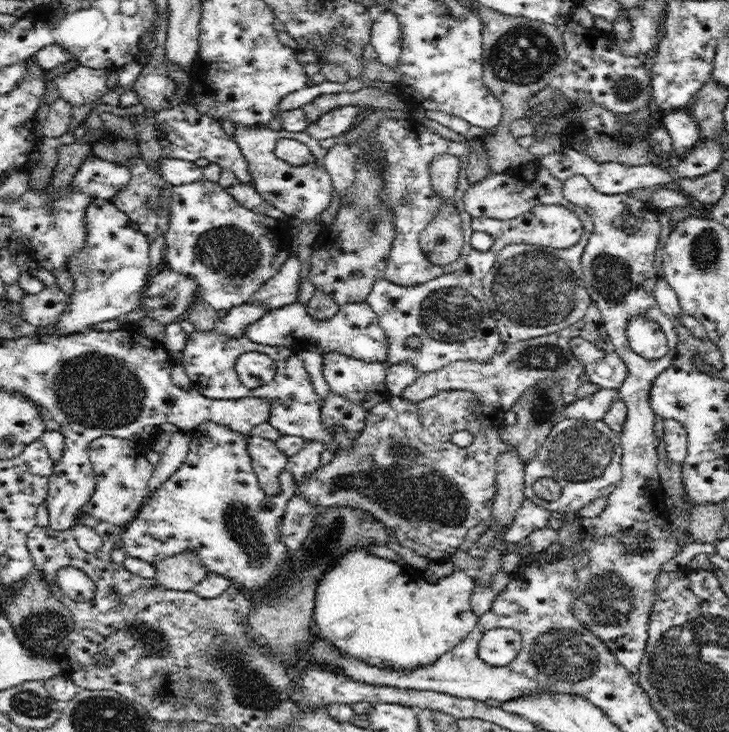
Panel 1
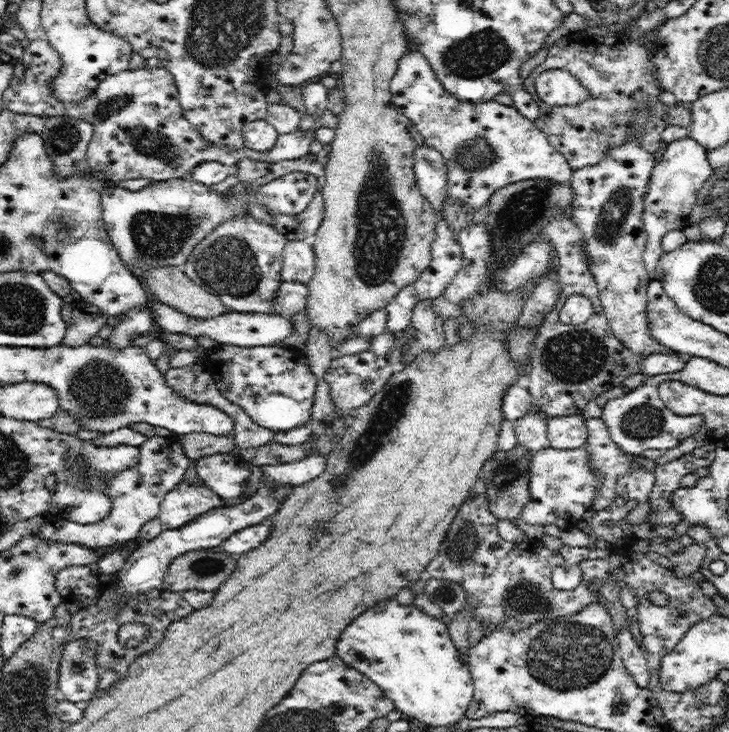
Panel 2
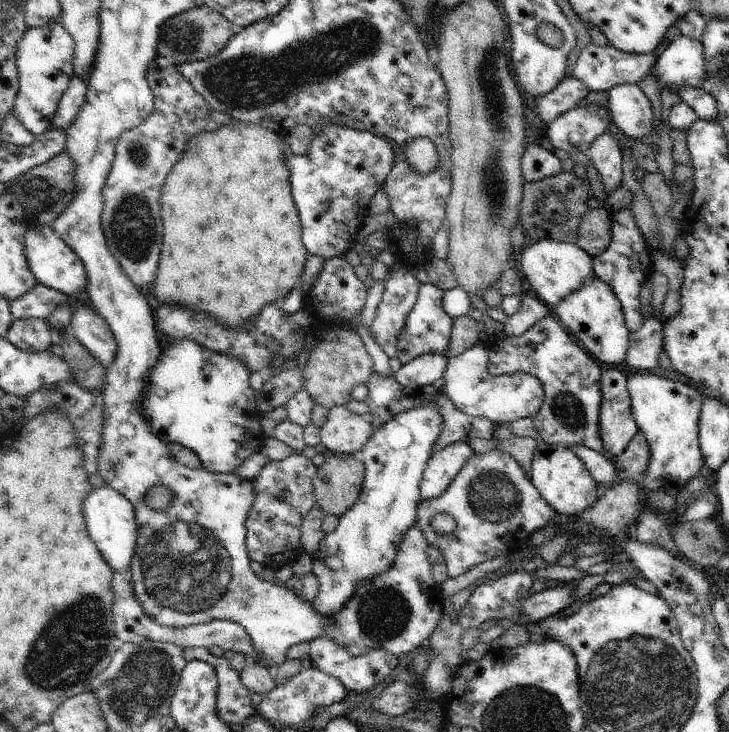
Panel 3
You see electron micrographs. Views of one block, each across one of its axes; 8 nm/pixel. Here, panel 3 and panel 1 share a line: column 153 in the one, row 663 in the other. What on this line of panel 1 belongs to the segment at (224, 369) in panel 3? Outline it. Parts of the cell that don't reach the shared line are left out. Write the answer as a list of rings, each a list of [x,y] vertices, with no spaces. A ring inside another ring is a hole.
[[[353,547],[330,565],[318,582],[314,622],[322,639],[362,662],[410,672],[434,664],[472,632],[479,618],[471,606],[474,588],[475,581],[466,575],[464,569],[455,569],[449,576],[430,583],[422,576],[421,570],[404,560],[396,563],[396,560],[380,558],[366,549]]]

